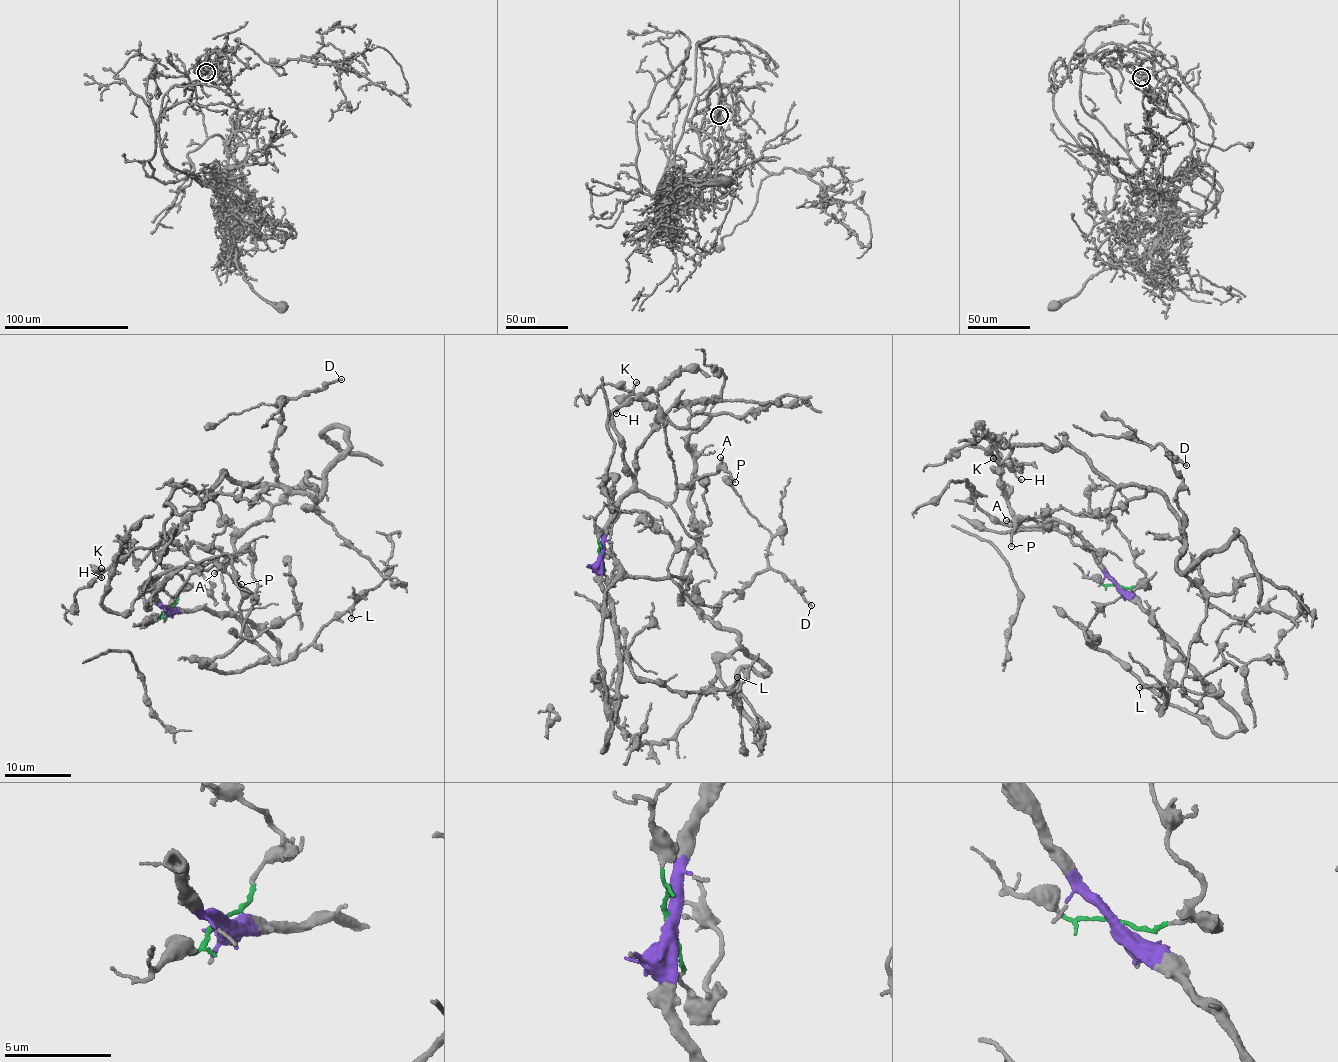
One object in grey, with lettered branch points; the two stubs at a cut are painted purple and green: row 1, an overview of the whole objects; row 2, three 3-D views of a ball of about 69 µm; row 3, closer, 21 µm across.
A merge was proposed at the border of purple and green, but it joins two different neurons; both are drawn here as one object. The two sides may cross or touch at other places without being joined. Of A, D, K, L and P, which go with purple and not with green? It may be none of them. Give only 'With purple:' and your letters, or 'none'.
With purple: A, L, P

